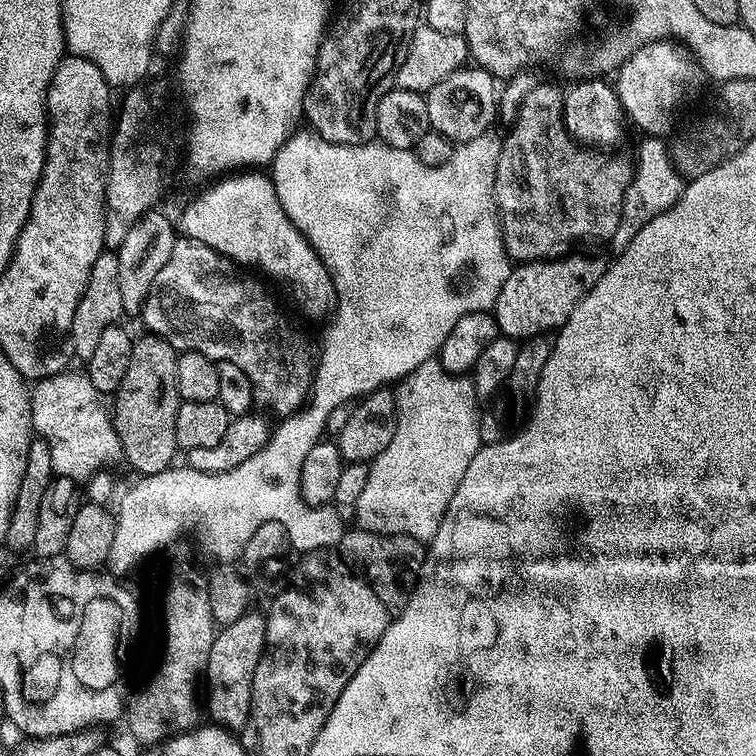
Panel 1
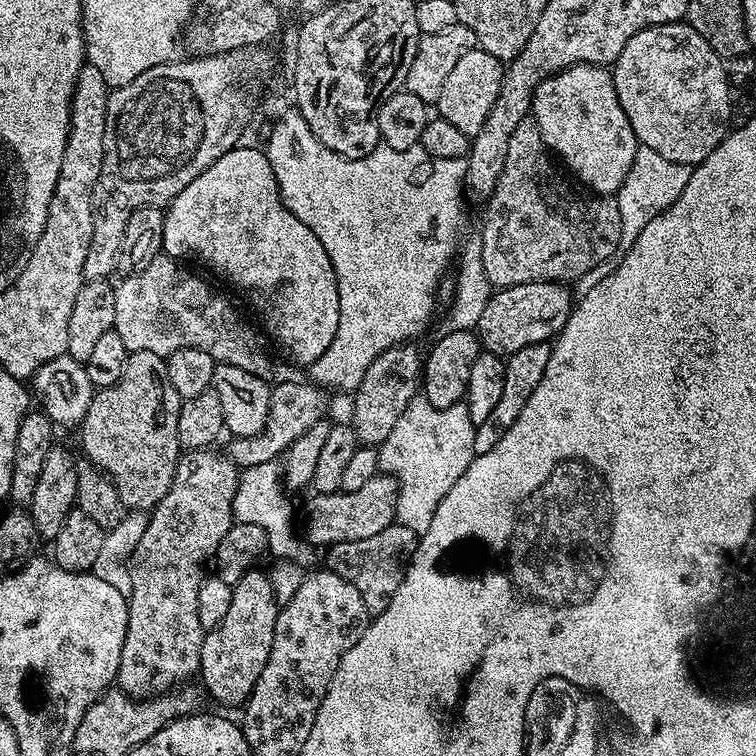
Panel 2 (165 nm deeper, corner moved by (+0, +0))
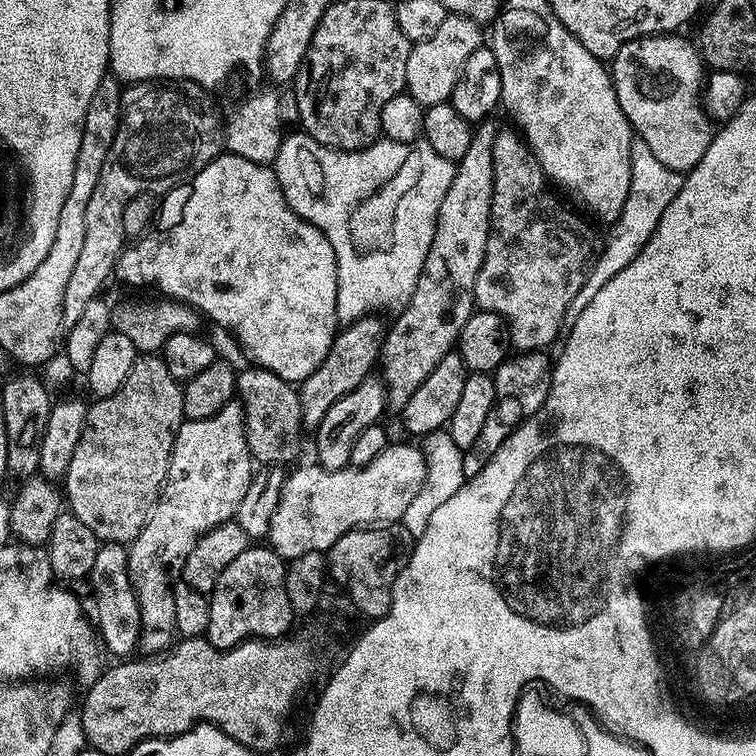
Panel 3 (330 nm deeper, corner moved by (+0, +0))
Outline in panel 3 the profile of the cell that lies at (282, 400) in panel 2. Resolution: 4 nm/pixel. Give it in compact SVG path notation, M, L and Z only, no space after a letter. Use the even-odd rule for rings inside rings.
M373 315L364 316L361 320L356 320L347 325L343 330L337 331L336 340L330 346L326 358L299 385L301 425L305 429L314 430L326 418L326 410L334 406L350 390L354 390L364 380L373 375L380 358L380 346L384 342L386 335L386 324L383 319L375 318Z

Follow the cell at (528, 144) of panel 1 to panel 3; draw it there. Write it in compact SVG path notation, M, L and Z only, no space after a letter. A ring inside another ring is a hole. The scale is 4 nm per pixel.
M507 126L497 127L496 137L494 138L494 186L492 187L492 217L490 218L490 226L488 227L488 237L486 238L486 254L482 258L482 266L478 270L478 278L474 282L474 294L476 295L475 307L482 312L493 312L499 316L503 316L506 321L506 327L510 337L510 344L513 349L521 352L539 352L547 349L547 344L552 344L556 340L556 335L561 335L564 328L564 315L566 314L566 306L570 306L570 302L574 302L574 294L578 294L578 290L582 290L582 282L586 282L586 278L590 274L590 270L596 264L598 249L601 247L602 240L596 237L596 232L583 220L580 216L575 216L568 208L560 205L560 200L554 193L548 189L550 185L549 177L545 176L542 166L536 161L536 155L532 153L532 149L522 139L521 133L515 127Z

